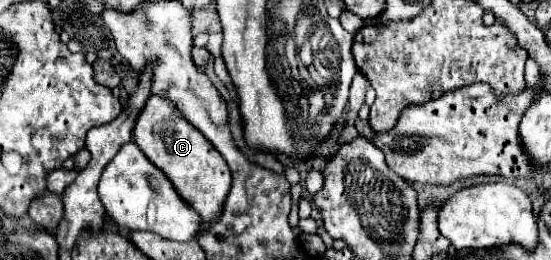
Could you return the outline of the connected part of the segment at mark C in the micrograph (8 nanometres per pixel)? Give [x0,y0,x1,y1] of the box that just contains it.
[133,96,231,228]

